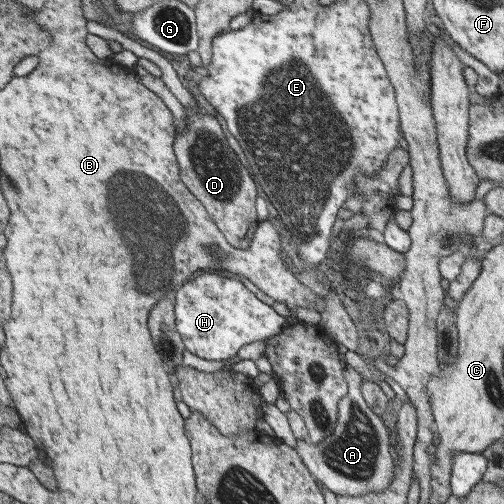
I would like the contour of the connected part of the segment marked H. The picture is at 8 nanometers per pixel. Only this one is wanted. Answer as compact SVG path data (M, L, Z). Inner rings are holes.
M199 272L174 291L174 321L184 350L205 360L233 358L245 344L265 341L279 334L285 322L235 278Z

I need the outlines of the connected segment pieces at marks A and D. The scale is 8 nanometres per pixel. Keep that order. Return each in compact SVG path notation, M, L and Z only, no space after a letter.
M351 366L349 368L348 395L342 396L337 405L338 417L334 428L317 444L296 438L295 450L301 454L303 464L309 468L309 472L312 472L316 479L321 481L322 486L335 495L359 496L366 492L383 492L389 486L394 475L394 457L387 417L379 417L366 405L360 391L363 379Z
M197 108L197 112L185 109L188 112L187 126L181 128L173 143L176 160L180 165L180 179L189 193L208 209L209 216L225 235L225 240L233 248L247 249L258 223L255 214L255 184L249 178L247 168L241 165L239 158L227 144L217 120L204 109Z

